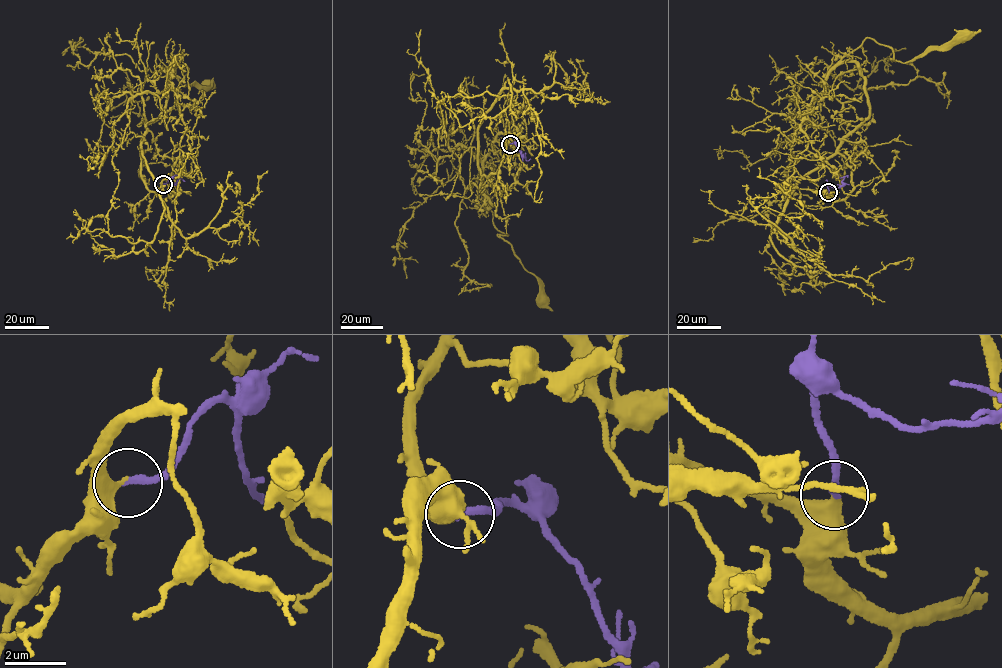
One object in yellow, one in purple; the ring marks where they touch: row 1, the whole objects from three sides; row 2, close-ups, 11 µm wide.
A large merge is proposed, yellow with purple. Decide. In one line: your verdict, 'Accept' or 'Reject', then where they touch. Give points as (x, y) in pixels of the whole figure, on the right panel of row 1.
Accept. Place: (828, 192)

